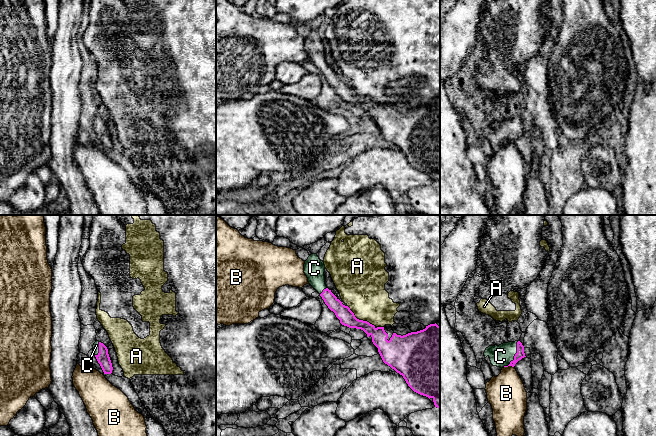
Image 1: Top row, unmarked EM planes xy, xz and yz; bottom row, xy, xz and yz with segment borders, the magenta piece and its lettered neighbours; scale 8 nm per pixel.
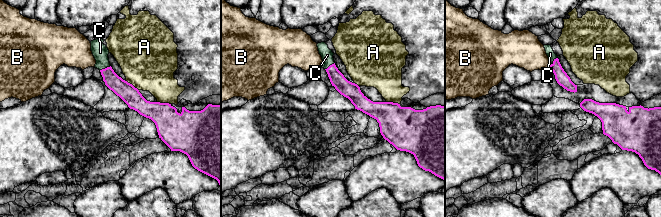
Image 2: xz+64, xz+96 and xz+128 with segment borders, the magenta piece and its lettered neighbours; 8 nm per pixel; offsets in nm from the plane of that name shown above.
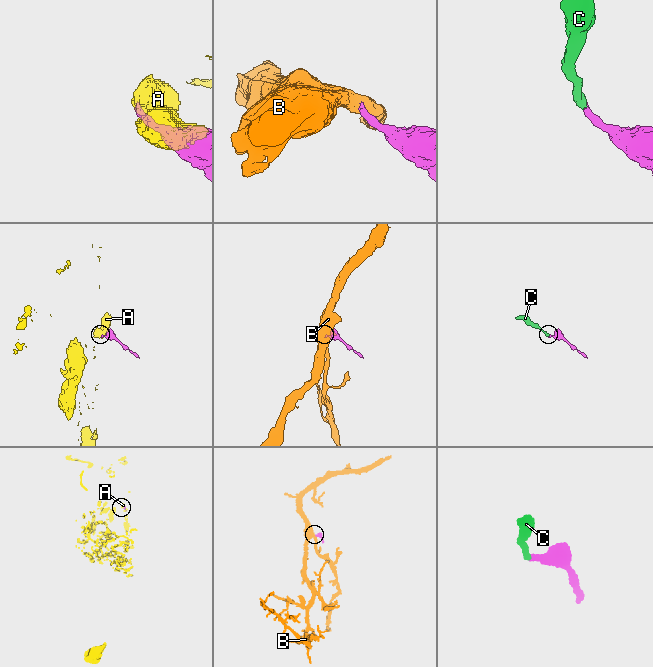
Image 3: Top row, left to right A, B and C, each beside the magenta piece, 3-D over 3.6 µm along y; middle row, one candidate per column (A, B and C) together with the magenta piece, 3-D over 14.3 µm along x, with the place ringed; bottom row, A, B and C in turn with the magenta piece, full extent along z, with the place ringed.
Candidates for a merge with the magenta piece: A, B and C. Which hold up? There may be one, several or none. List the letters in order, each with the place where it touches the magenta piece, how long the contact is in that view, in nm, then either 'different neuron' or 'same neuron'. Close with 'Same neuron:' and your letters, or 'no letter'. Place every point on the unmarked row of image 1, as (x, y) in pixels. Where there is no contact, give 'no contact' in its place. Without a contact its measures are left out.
A: meets magenta in xz at (358, 95); contact 280 nm long; different neuron
B: meets magenta in yz at (508, 141); contact 80 nm long; different neuron
C: meets magenta in yz at (515, 131); contact 240 nm long; same neuron
Same neuron: C

